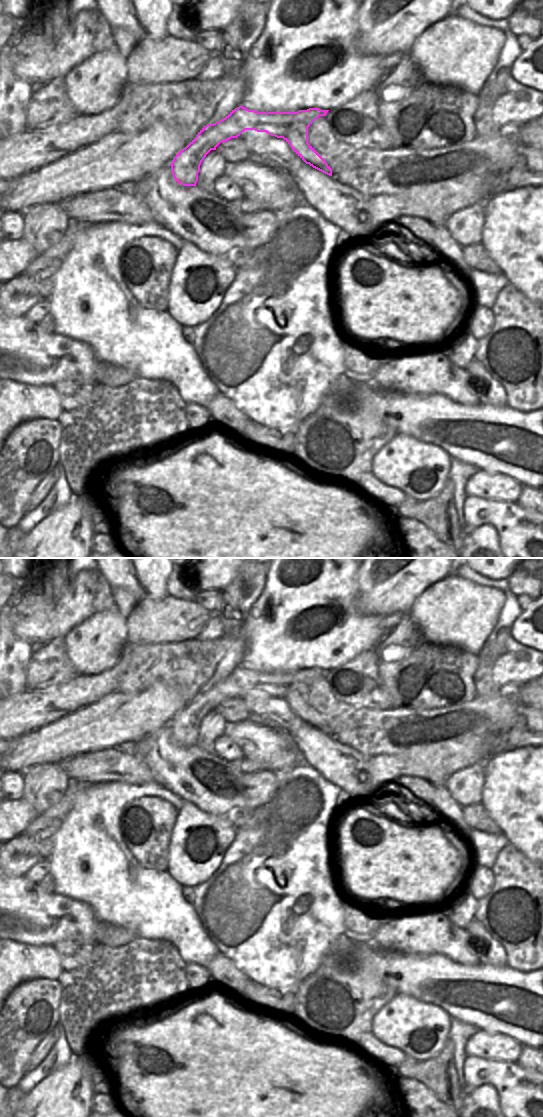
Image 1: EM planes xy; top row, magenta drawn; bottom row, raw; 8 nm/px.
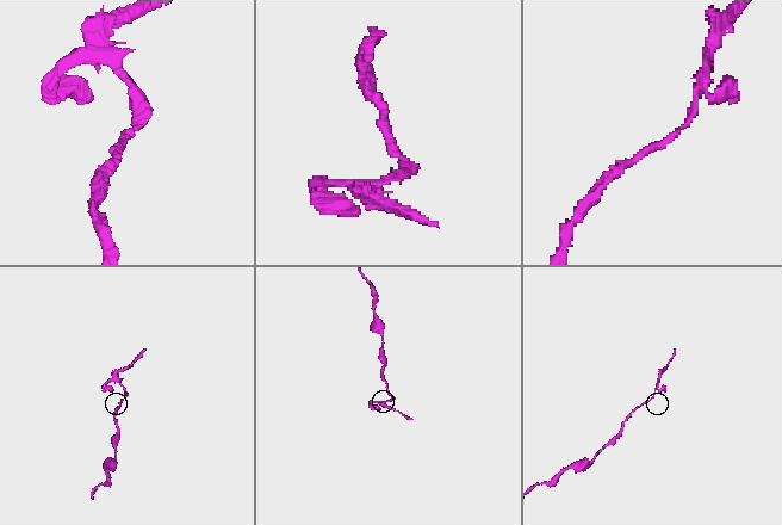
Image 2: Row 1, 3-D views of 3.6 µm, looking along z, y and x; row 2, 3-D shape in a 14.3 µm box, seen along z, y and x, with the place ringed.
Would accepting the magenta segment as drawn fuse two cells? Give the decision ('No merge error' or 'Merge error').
Merge error

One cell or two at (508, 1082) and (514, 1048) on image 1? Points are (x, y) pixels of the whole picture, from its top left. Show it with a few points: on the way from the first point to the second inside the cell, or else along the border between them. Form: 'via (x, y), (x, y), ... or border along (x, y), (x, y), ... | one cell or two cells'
border along (489, 1059), (517, 1062) | two cells

